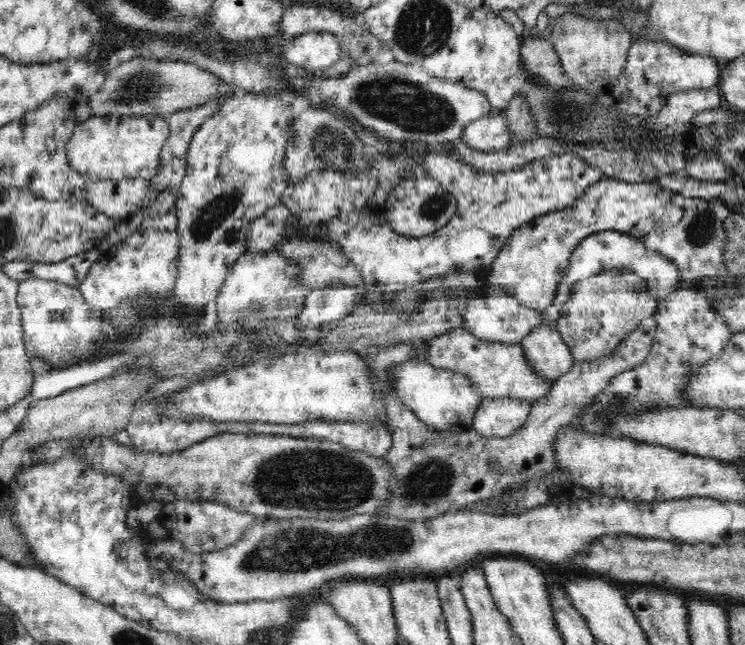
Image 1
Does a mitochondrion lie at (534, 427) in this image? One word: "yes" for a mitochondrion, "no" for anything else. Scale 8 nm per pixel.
no

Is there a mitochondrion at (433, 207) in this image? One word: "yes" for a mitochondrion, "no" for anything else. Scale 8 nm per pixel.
yes

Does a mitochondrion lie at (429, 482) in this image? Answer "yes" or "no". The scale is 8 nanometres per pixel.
yes

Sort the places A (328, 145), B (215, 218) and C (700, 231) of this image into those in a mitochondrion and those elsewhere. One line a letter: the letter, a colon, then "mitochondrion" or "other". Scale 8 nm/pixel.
A: mitochondrion
B: mitochondrion
C: mitochondrion

